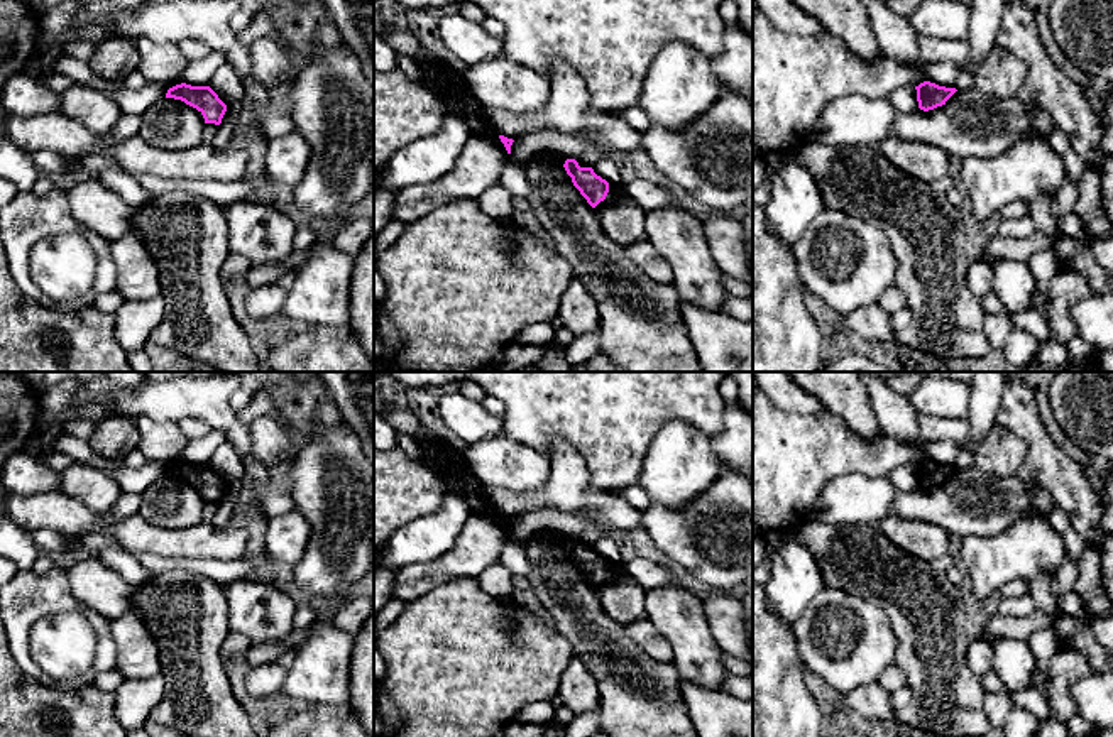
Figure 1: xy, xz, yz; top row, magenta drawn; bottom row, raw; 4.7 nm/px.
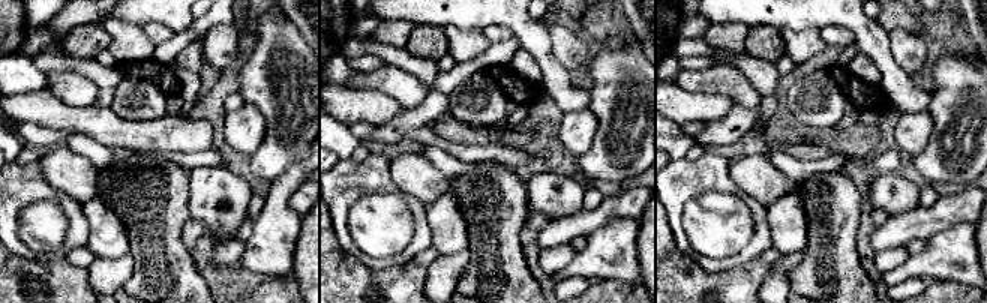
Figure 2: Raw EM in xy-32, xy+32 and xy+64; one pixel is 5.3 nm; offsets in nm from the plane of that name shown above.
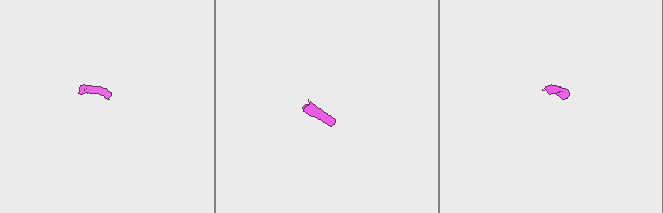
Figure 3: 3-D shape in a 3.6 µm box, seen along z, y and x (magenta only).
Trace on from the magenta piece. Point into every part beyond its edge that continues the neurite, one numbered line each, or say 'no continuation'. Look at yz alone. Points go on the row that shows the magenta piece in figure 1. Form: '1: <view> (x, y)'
no continuation

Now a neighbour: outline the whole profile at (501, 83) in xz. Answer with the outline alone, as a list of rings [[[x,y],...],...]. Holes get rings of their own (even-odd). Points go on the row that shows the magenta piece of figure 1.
[[[507,56],[469,64],[463,71],[457,71],[457,79],[482,106],[516,115],[540,112],[550,98],[550,81]]]

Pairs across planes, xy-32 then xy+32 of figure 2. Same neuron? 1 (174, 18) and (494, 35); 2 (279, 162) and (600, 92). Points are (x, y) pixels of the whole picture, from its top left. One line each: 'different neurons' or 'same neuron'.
1: different neurons
2: same neuron

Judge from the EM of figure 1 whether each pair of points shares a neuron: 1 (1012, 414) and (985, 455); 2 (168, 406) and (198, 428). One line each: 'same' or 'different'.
1: different
2: different

